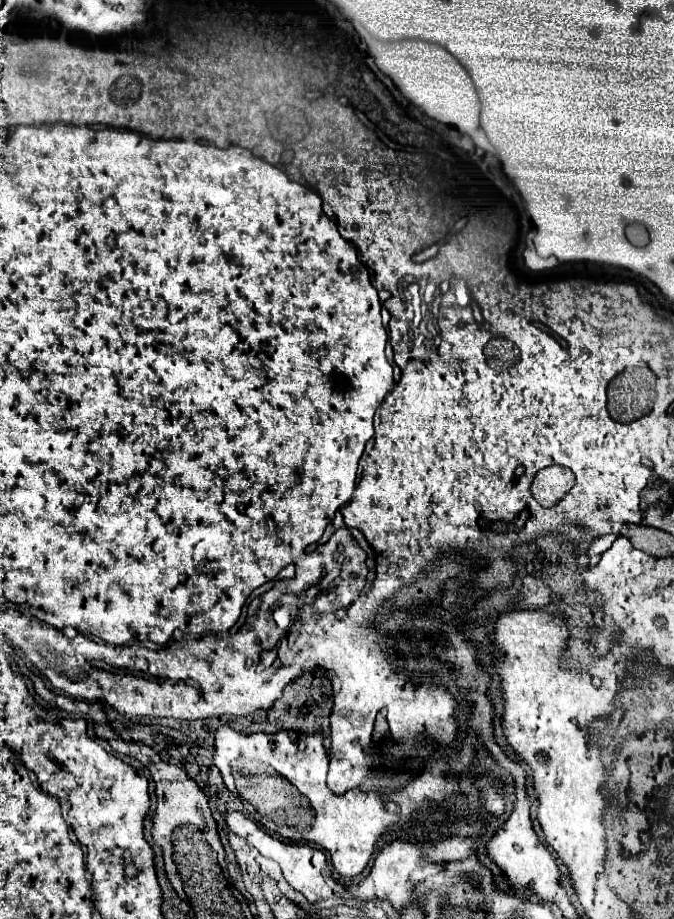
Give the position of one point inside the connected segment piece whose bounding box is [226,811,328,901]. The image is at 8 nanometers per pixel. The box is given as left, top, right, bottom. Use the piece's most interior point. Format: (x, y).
(302, 866)

